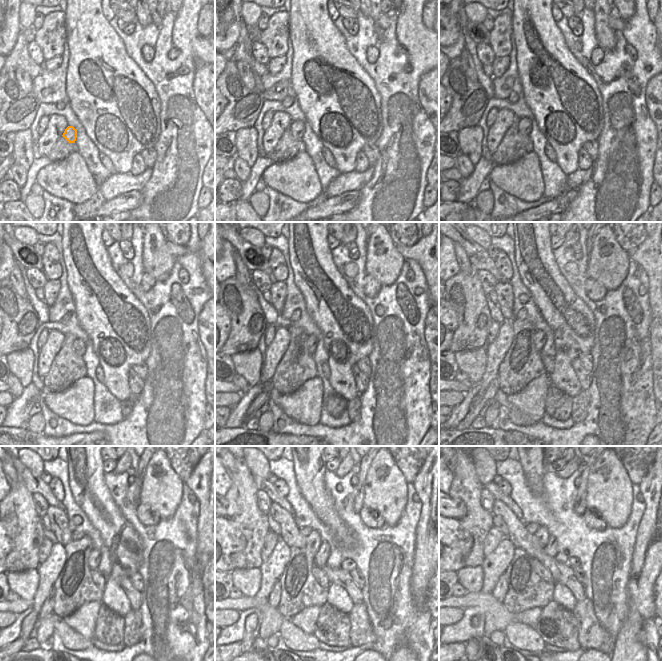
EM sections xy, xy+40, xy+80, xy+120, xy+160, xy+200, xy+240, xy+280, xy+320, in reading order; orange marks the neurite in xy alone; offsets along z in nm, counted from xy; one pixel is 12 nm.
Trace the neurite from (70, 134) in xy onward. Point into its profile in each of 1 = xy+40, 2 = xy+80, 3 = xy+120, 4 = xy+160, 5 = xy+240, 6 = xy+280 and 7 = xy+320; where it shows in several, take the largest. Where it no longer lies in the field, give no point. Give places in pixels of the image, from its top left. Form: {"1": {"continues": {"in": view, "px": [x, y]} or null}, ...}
{"1": {"continues": {"in": "xy+40", "px": [297, 128]}}, "2": {"continues": {"in": "xy+80", "px": [525, 124]}}, "3": {"continues": {"in": "xy+120", "px": [79, 346]}}, "4": {"continues": {"in": "xy+160", "px": [312, 342]}}, "5": {"continues": {"in": "xy+240", "px": [94, 559]}}, "6": {"continues": {"in": "xy+280", "px": [320, 559]}}, "7": {"continues": {"in": "xy+320", "px": [551, 548]}}}

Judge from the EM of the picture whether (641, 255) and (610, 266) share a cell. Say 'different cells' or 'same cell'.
different cells

